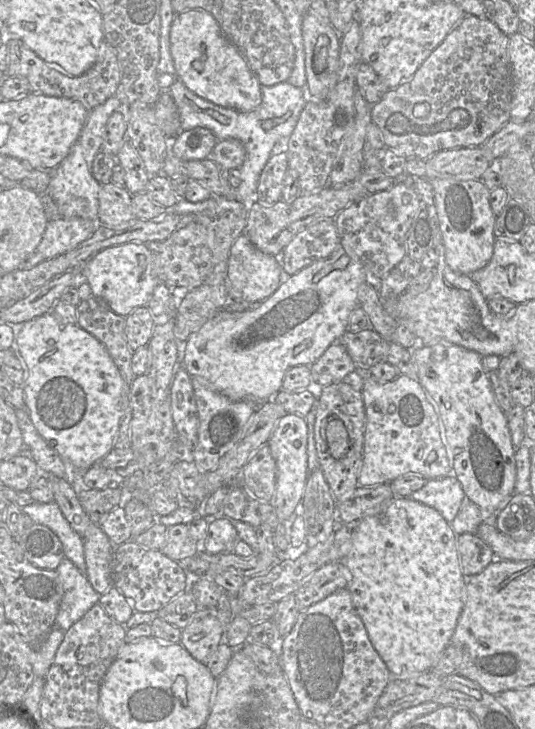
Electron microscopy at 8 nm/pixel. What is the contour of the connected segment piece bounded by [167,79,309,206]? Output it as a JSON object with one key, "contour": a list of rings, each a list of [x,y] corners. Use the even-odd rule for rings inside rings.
{"contour":[[[176,79],[167,91],[176,103],[182,131],[203,127],[212,131],[219,141],[237,139],[244,145],[246,157],[239,168],[242,182],[233,190],[233,199],[248,206],[257,202],[260,175],[270,157],[280,145],[286,145],[287,139],[292,135],[300,114],[309,100],[306,89],[295,87],[288,81],[273,86],[262,86],[262,102],[251,111],[216,105],[189,90],[179,79]]]}

